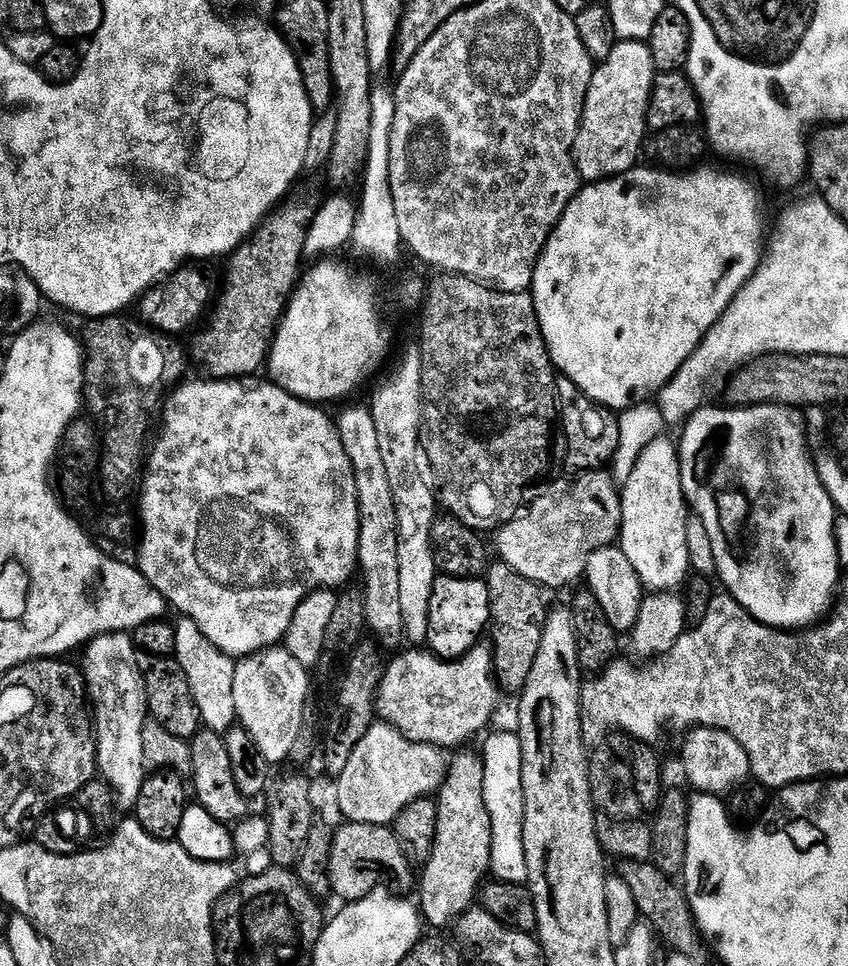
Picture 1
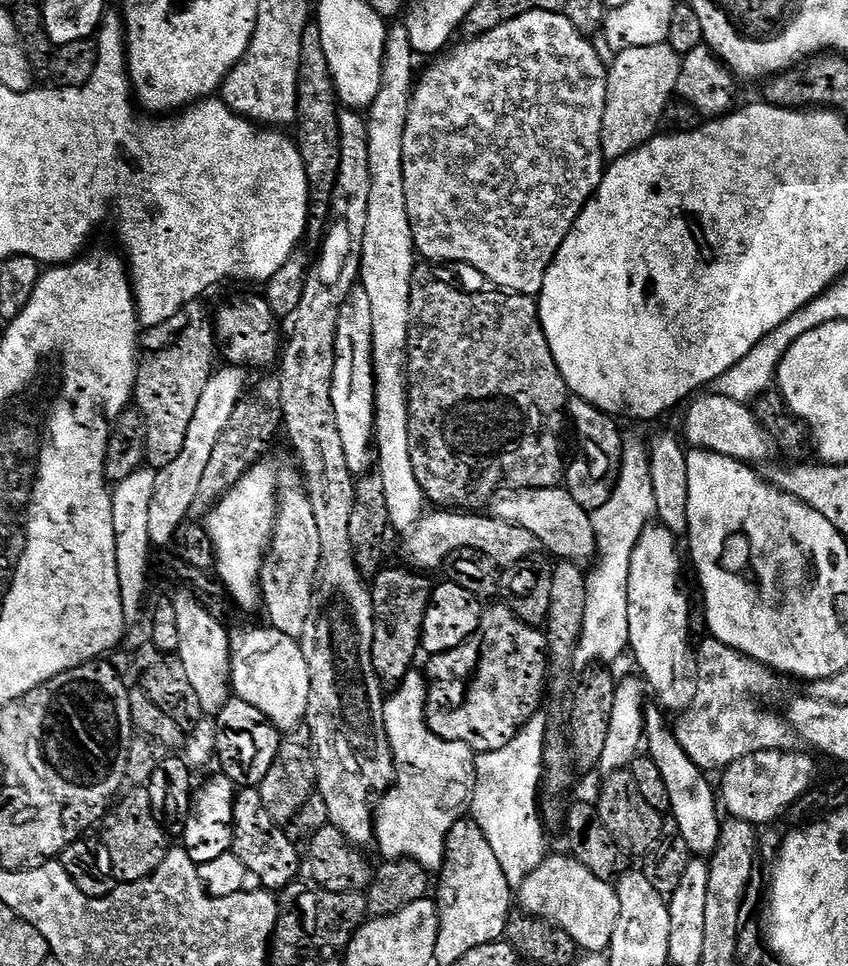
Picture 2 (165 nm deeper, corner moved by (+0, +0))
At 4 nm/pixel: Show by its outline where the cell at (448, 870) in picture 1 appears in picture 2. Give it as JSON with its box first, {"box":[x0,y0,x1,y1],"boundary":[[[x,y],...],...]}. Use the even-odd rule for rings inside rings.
{"box":[434,818,514,950],"boundary":[[[462,818],[454,825],[448,835],[448,843],[444,846],[440,870],[440,885],[437,888],[435,885],[434,899],[437,912],[444,908],[444,936],[448,936],[448,940],[452,940],[452,936],[460,936],[460,940],[468,940],[468,936],[476,936],[476,940],[472,940],[472,944],[464,944],[464,948],[470,950],[476,946],[482,946],[480,940],[487,940],[489,943],[499,941],[505,935],[508,916],[514,908],[514,889],[508,884],[502,866],[498,866],[498,857],[494,855],[490,842],[486,842],[486,838],[475,820]]]}

